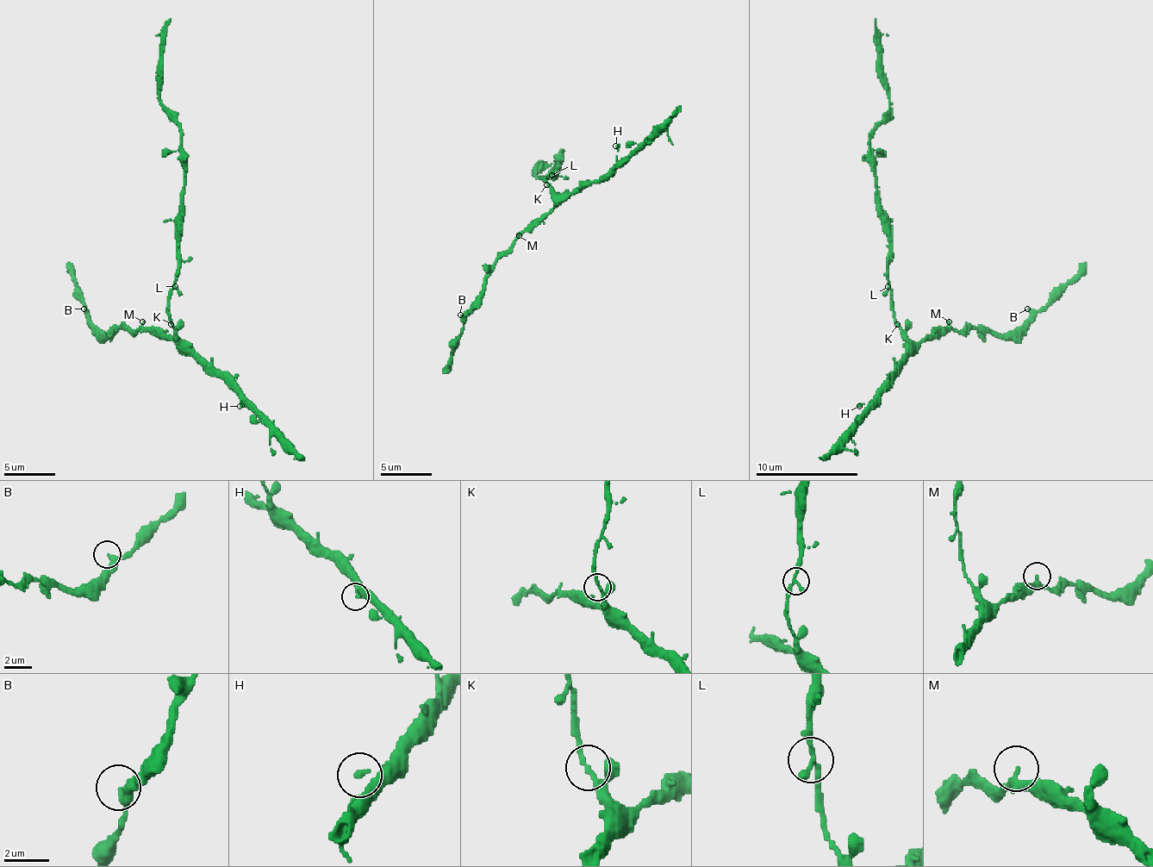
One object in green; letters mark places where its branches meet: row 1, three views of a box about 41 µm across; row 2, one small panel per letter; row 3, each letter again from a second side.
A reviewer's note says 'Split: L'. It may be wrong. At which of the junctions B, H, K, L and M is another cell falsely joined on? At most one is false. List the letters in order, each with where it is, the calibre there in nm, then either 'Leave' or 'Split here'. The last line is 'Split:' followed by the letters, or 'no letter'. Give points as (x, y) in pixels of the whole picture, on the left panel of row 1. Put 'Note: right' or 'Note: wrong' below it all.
B: Place: (84, 308). Thickness 300 nm. Leave
H: Place: (239, 406). Thickness 240 nm. Leave
K: Place: (171, 324). Thickness 200 nm. Leave
L: Place: (175, 286). Thickness 280 nm. Leave
M: Place: (142, 321). Thickness 280 nm. Leave
Split: no letter
Note: wrong

